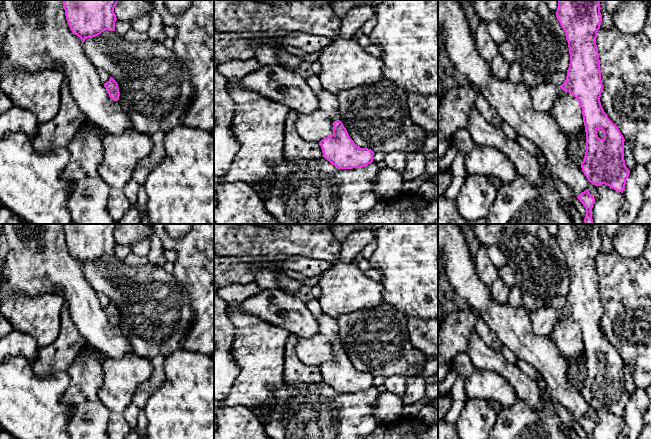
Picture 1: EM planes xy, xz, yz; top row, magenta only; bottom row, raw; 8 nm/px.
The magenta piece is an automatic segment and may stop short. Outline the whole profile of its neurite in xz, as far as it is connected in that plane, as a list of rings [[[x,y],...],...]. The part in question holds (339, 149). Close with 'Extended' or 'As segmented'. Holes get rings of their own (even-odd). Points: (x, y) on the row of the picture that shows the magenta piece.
[[[323,90],[317,94],[319,109],[325,111],[333,121],[333,134],[319,144],[323,157],[338,169],[362,168],[373,162],[374,152],[360,148],[350,138],[340,121],[339,102],[336,95]]]. Extended

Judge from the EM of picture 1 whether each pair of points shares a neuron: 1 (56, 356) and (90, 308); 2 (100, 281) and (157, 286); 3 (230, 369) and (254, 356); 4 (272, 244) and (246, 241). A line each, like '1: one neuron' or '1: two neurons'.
1: two neurons
2: one neuron
3: two neurons
4: one neuron

